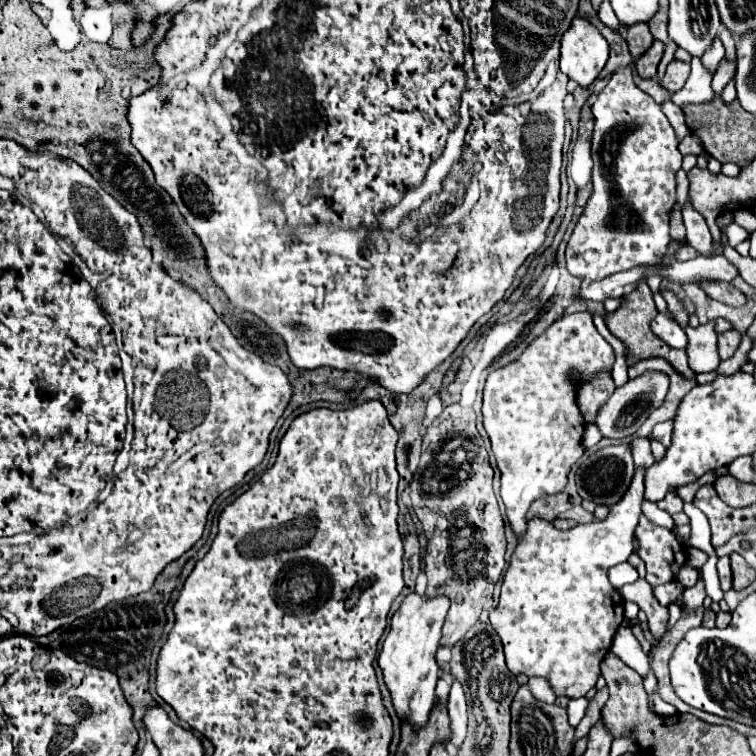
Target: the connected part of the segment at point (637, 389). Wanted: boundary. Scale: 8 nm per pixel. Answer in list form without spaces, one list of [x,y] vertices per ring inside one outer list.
[[[648,370],[642,376],[636,376],[632,380],[628,380],[624,386],[616,388],[614,394],[608,398],[608,402],[600,408],[596,424],[602,432],[602,436],[606,438],[626,438],[626,436],[634,436],[636,430],[644,424],[644,420],[662,406],[666,394],[670,388],[670,378],[664,372],[658,370]]]

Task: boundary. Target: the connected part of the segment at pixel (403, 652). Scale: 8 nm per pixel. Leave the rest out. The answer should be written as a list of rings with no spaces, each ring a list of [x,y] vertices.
[[[418,592],[408,594],[400,608],[390,620],[390,632],[384,640],[378,664],[384,674],[384,682],[392,694],[394,708],[400,718],[408,718],[414,728],[420,728],[428,720],[428,712],[436,700],[436,682],[440,678],[440,668],[436,664],[436,650],[442,638],[442,624],[450,608],[450,598],[440,596],[420,596]]]

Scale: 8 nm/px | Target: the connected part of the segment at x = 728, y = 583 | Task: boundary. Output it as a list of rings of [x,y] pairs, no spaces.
[[[722,556],[718,560],[718,574],[720,574],[720,586],[722,590],[730,590],[732,588],[732,568],[730,568],[730,558]]]

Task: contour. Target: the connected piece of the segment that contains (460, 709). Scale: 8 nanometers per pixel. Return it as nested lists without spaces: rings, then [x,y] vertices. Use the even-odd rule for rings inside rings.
[[[454,680],[450,696],[448,696],[448,714],[452,720],[452,746],[460,746],[464,736],[466,736],[466,712],[468,712],[468,704],[466,704],[466,696],[464,696],[464,688],[460,684],[460,680]]]

